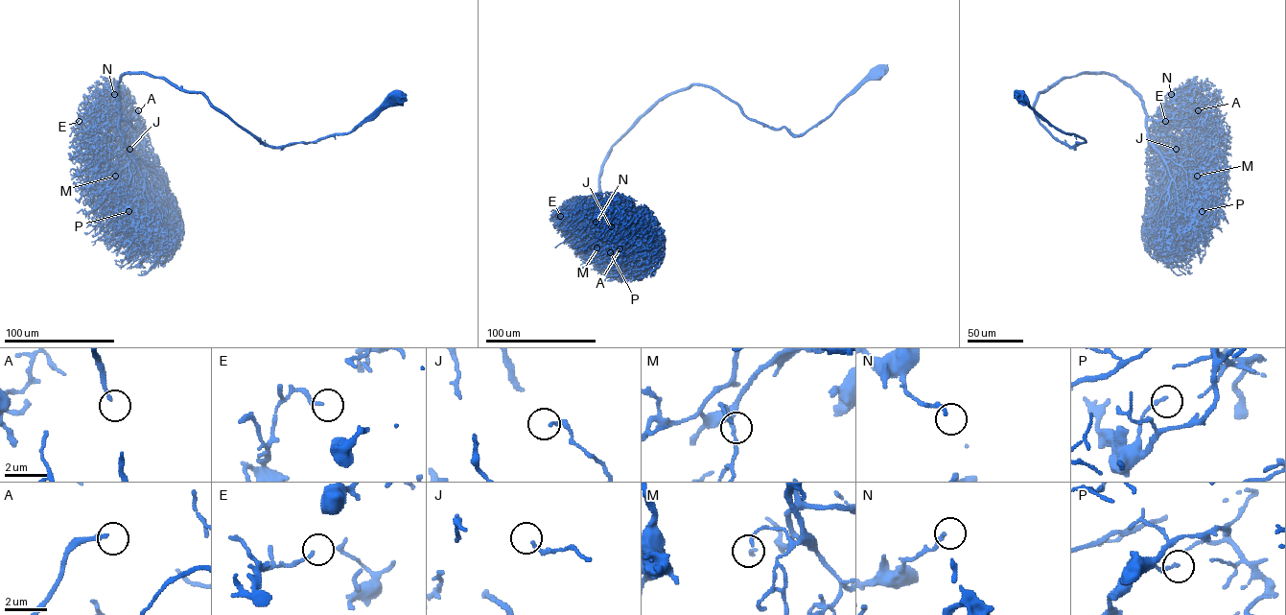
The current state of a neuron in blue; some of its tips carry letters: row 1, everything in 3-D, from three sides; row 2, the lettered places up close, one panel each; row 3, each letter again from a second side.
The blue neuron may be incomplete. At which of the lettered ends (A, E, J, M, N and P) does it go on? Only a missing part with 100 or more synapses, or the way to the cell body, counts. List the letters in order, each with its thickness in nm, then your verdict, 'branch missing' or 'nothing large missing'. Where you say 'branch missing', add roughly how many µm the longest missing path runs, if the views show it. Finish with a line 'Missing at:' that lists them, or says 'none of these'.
A: 160 nm thick; branch missing; about 50 µm are missing
E: 130 nm thick; nothing large missing
J: 170 nm thick; nothing large missing
M: 110 nm thick; nothing large missing
N: 170 nm thick; nothing large missing
P: 160 nm thick; nothing large missing
Missing at: A

